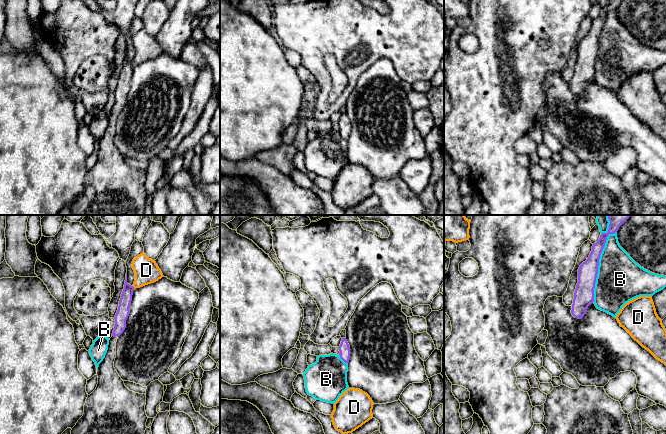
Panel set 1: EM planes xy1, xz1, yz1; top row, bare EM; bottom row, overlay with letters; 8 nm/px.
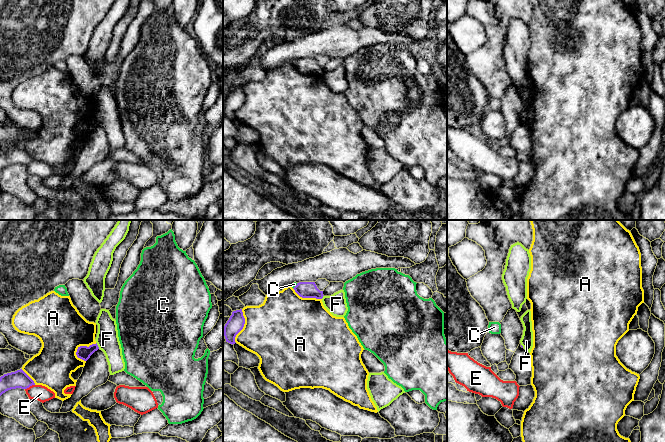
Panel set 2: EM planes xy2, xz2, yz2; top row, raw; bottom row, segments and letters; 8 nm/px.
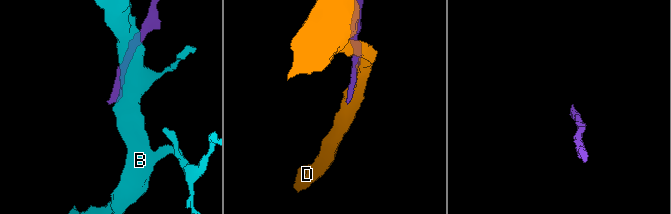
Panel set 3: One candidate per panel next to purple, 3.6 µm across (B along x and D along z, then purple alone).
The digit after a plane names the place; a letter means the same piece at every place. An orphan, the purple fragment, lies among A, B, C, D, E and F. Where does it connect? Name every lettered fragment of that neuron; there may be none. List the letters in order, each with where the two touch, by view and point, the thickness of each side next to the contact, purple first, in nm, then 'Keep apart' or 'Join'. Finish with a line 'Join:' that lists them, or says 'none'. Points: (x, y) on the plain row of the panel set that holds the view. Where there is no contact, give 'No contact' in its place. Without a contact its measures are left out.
A: Touches purple at xy2 (83, 122). Thickness 110 nm (purple) against 380 nm. Keep apart
B: Touches purple at yz1 (598, 40). Thickness 160 nm (purple) against 380 nm. Keep apart
C: Touches purple at xz2 (295, 62). Thickness 130 nm (purple) against 40 nm. Keep apart
D: Touches purple at xy1 (133, 63). Thickness 100 nm (purple) against 200 nm. Keep apart
E: Touches purple at xy2 (29, 162). Thickness 140 nm (purple) against 130 nm. Keep apart
F: Touches purple at xy2 (97, 121). Thickness 110 nm (purple) against 180 nm. Keep apart
Join: none

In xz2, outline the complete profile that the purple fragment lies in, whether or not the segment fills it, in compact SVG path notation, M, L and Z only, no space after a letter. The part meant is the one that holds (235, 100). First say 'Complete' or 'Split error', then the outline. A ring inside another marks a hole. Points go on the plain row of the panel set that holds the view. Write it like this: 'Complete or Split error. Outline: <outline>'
Complete. Outline: M242 85L232 88L229 96L224 102L224 112L226 118L235 120L236 111L243 105L245 100L245 94L243 92Z

